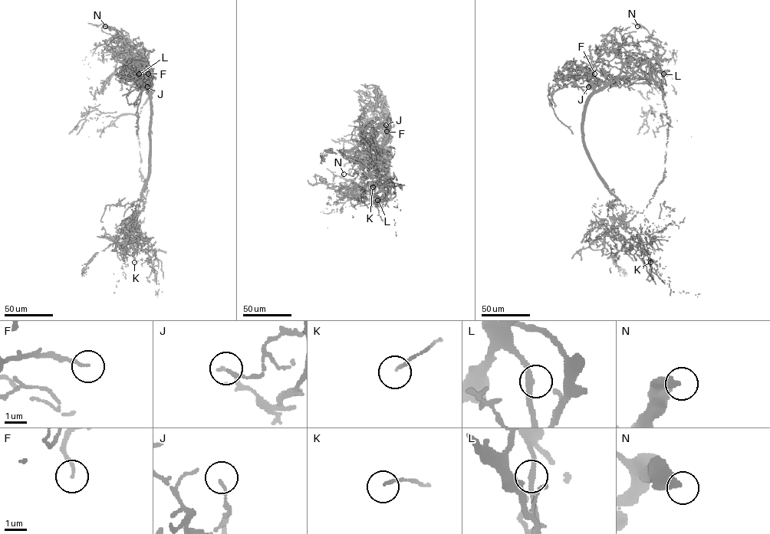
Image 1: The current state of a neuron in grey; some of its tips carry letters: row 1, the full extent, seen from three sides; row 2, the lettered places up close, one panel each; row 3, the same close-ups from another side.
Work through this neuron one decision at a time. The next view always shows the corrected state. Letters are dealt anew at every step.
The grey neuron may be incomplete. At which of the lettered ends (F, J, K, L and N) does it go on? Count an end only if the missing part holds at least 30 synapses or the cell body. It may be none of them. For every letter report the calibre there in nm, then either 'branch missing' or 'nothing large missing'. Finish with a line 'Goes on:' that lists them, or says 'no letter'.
F: calibre 110 nm; nothing large missing
J: calibre 80 nm; nothing large missing
K: calibre 120 nm; nothing large missing
L: calibre 220 nm; nothing large missing
N: calibre 420 nm; nothing large missing
Goes on: no letter

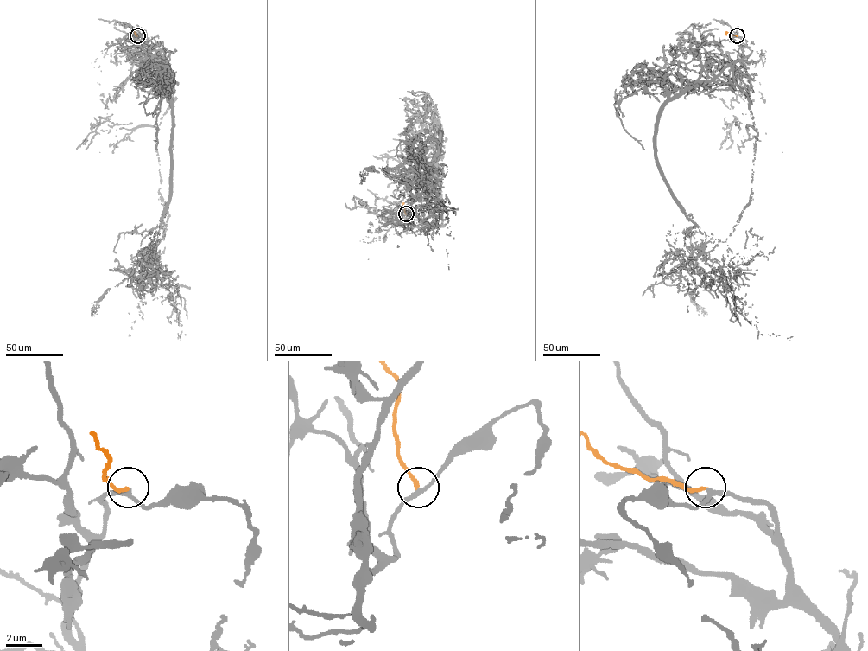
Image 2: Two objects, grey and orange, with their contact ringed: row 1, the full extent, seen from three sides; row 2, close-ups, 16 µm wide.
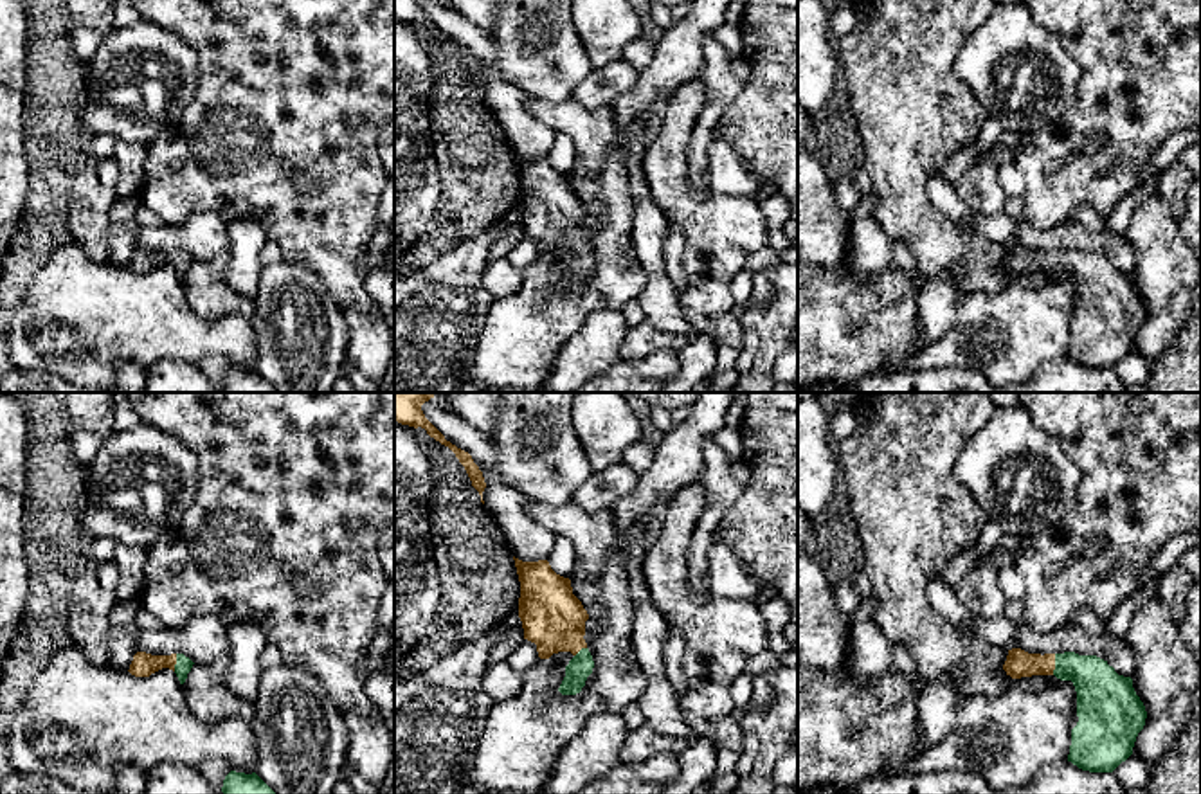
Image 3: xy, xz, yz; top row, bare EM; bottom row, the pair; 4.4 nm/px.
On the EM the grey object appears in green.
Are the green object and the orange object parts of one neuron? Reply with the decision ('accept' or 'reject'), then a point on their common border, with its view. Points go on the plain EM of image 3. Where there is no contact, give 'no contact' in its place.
accept | yz (1056, 261)

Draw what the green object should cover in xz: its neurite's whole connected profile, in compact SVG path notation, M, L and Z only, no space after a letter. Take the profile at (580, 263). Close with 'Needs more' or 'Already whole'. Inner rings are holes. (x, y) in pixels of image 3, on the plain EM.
M515 153L513 157L520 178L519 214L524 236L537 241L540 256L558 248L574 252L565 263L558 288L576 292L594 265L583 236L589 211L573 191L571 176L556 171L547 157L522 158Z. Needs more

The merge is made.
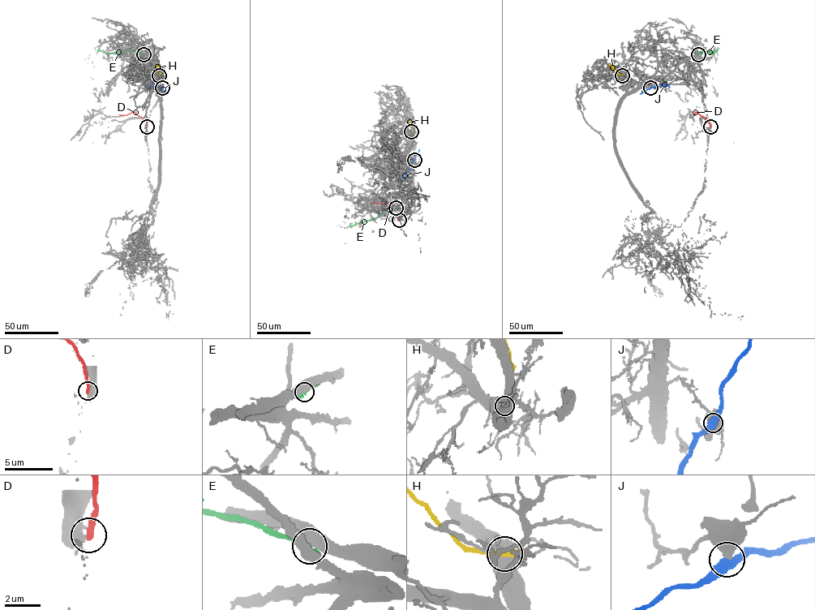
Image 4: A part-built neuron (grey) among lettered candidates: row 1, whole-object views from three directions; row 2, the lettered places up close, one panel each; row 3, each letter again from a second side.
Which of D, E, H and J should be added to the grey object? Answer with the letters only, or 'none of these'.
none of these

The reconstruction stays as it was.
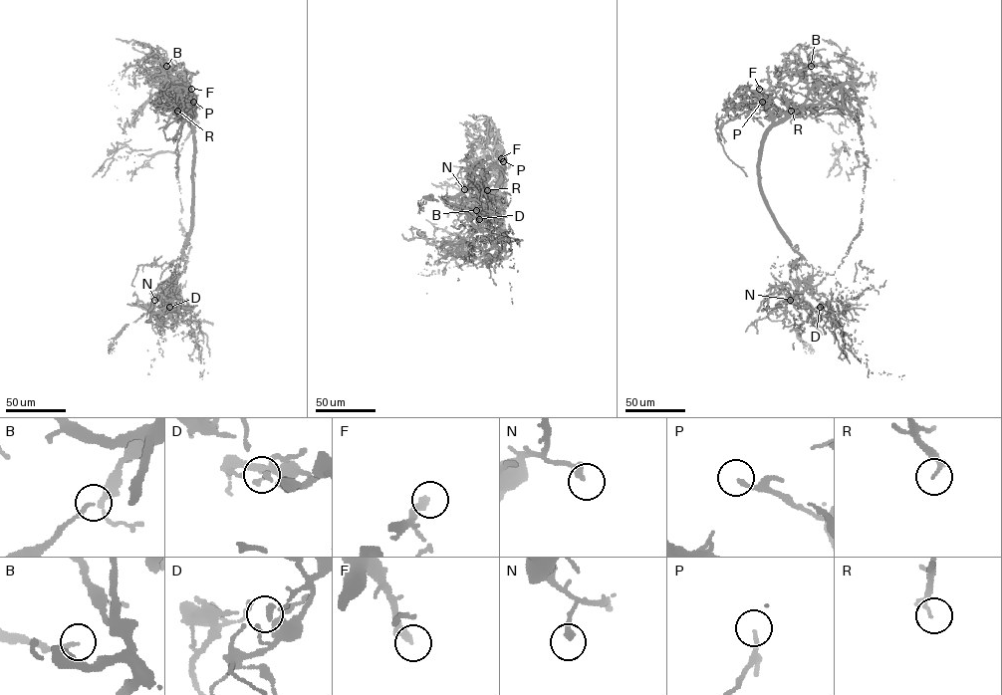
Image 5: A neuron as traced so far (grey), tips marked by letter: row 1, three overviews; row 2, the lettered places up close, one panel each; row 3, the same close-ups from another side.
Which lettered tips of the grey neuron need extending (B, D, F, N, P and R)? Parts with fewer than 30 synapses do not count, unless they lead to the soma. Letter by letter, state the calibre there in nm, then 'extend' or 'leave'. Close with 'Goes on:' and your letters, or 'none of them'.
B: calibre 150 nm; leave
D: calibre 160 nm; leave
F: calibre 320 nm; extend
N: calibre 280 nm; leave
P: calibre 140 nm; leave
R: calibre 170 nm; extend
Goes on: F, R

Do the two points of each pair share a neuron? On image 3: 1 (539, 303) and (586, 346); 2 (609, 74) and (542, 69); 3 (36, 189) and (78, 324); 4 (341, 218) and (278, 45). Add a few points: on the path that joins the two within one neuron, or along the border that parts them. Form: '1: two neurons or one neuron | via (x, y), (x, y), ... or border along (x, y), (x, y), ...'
1: two neurons | border along (609, 310), (591, 312), (562, 344), (550, 369)
2: two neurons | border along (593, 69), (571, 96)
3: two neurons | border along (71, 240), (58, 245), (27, 281)
4: one neuron | via (312, 175), (296, 148), (296, 89)

